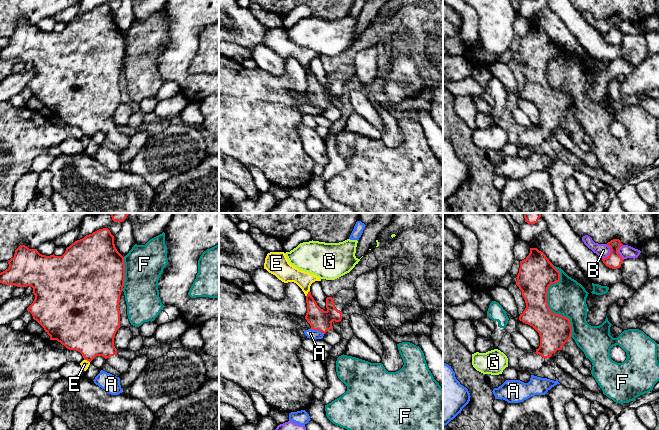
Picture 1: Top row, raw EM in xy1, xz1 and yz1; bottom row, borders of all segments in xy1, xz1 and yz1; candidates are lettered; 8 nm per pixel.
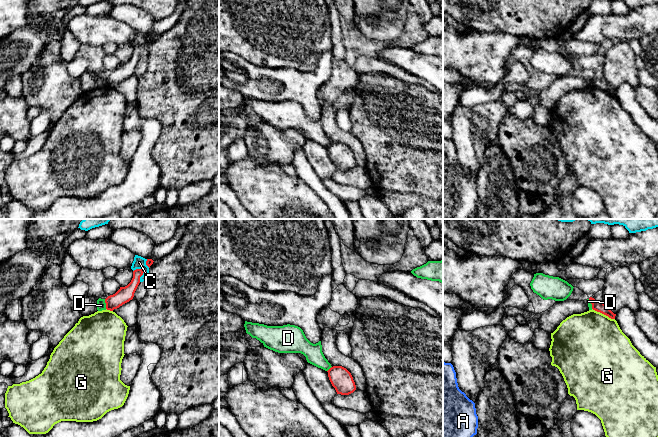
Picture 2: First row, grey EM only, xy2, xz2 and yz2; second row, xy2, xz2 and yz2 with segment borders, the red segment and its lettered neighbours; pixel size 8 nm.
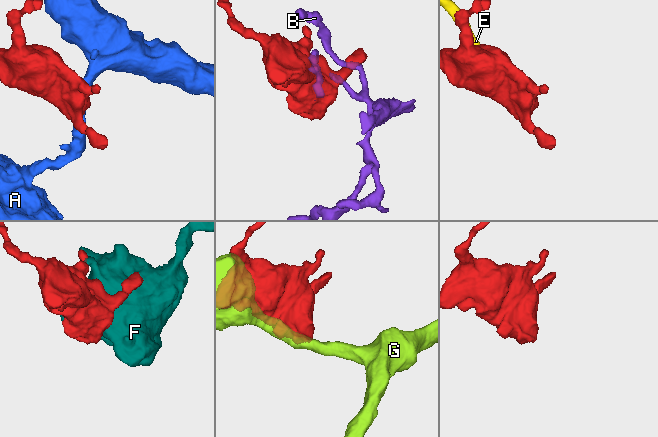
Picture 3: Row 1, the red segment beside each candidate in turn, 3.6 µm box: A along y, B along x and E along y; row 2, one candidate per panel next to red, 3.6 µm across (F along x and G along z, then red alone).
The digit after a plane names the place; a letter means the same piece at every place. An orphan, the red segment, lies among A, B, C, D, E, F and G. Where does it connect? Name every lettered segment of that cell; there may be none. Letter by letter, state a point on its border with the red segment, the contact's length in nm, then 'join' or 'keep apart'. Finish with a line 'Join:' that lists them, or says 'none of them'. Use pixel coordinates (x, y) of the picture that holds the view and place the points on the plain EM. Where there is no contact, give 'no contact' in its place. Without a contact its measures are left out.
A: contact xz1 (317, 105); length 130 nm; keep apart
B: contact yz1 (610, 29); length 130 nm; keep apart
C: contact xy2 (143, 48); length 120 nm; keep apart
D: contact xy2 (106, 80); length 80 nm; keep apart
E: contact xy1 (87, 136); length 50 nm; keep apart
F: contact yz1 (547, 79); length 600 nm; keep apart
G: contact yz2 (603, 89); length 200 nm; keep apart
Join: none of them

